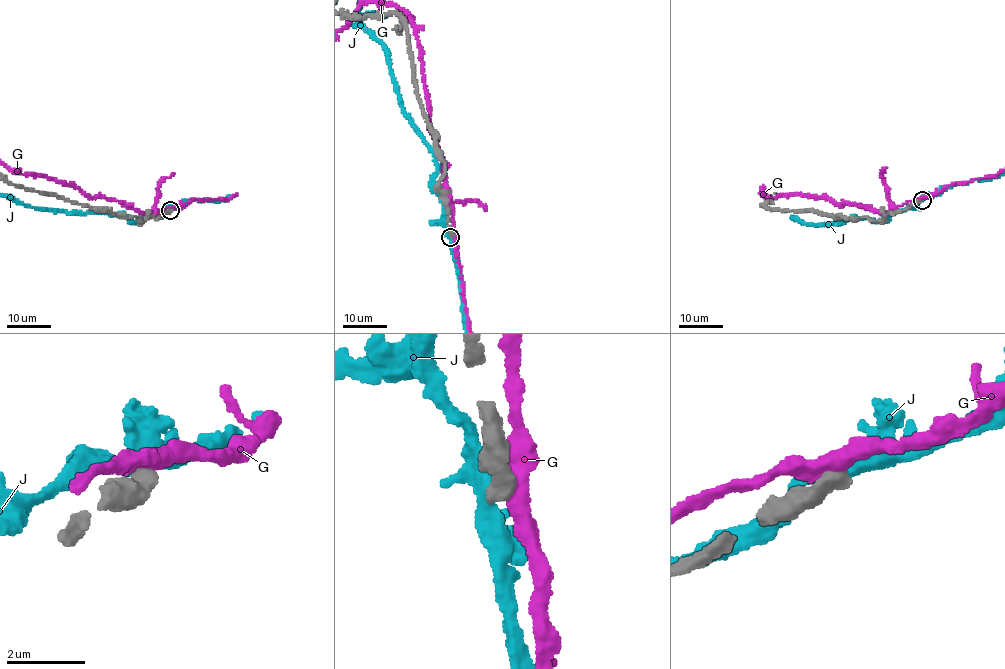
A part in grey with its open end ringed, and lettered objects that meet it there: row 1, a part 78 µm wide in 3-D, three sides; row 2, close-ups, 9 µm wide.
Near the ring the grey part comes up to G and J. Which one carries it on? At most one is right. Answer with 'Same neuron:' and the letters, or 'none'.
Same neuron: none

